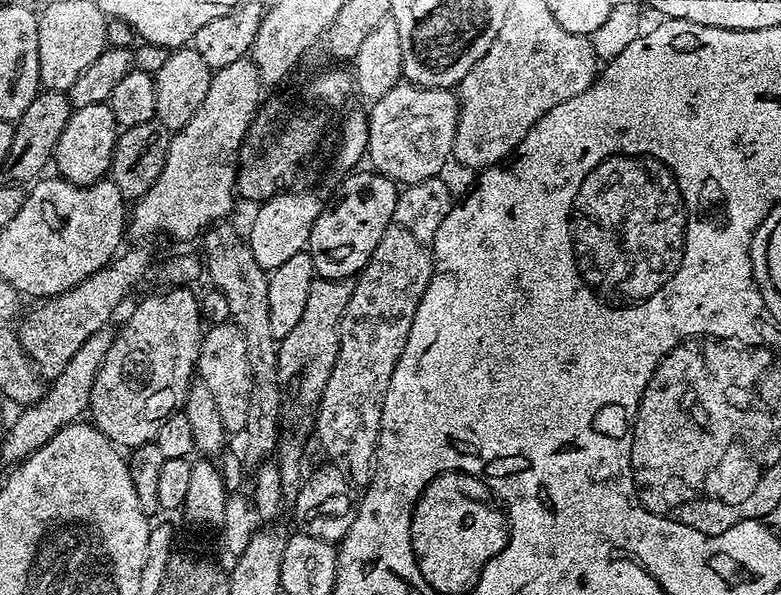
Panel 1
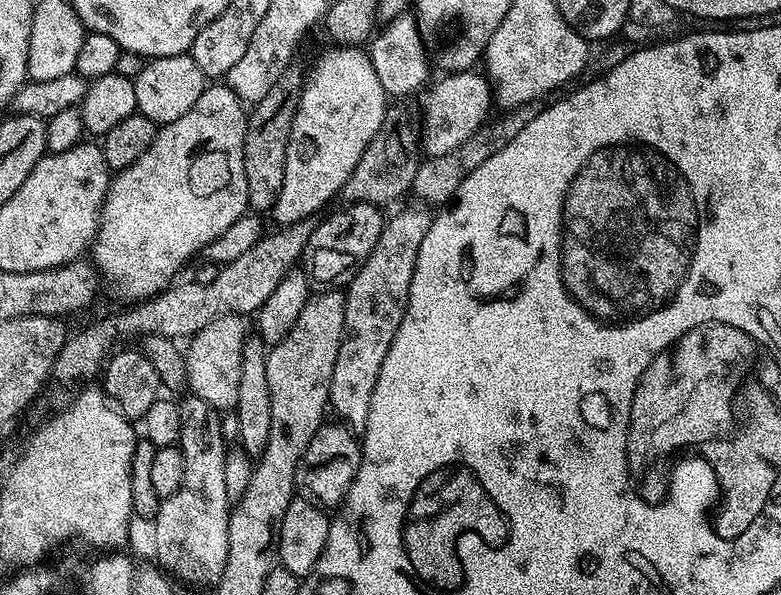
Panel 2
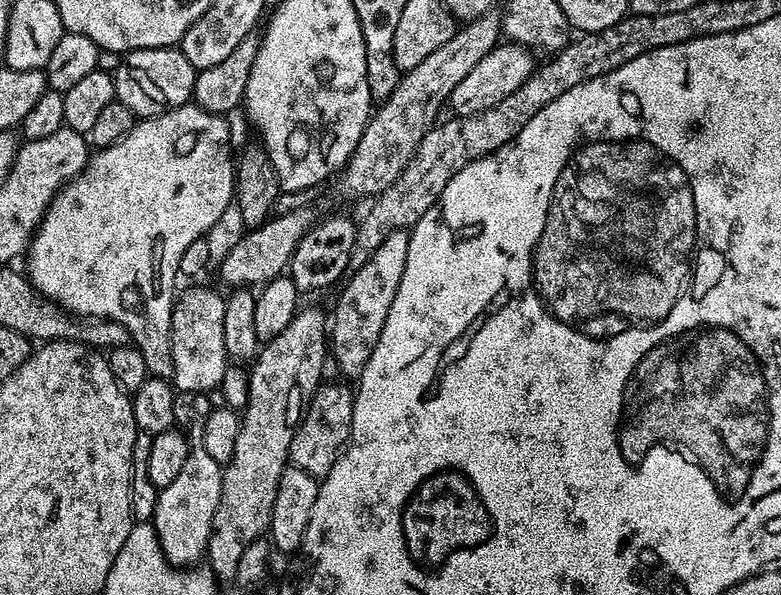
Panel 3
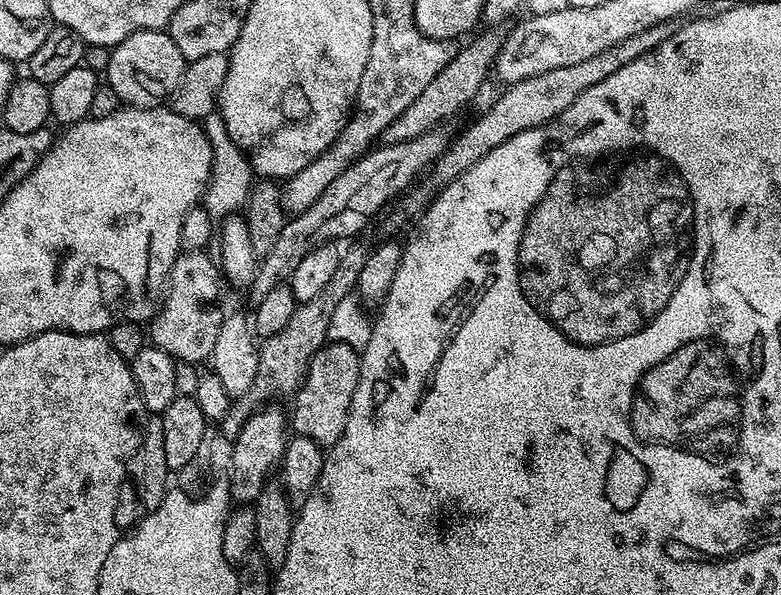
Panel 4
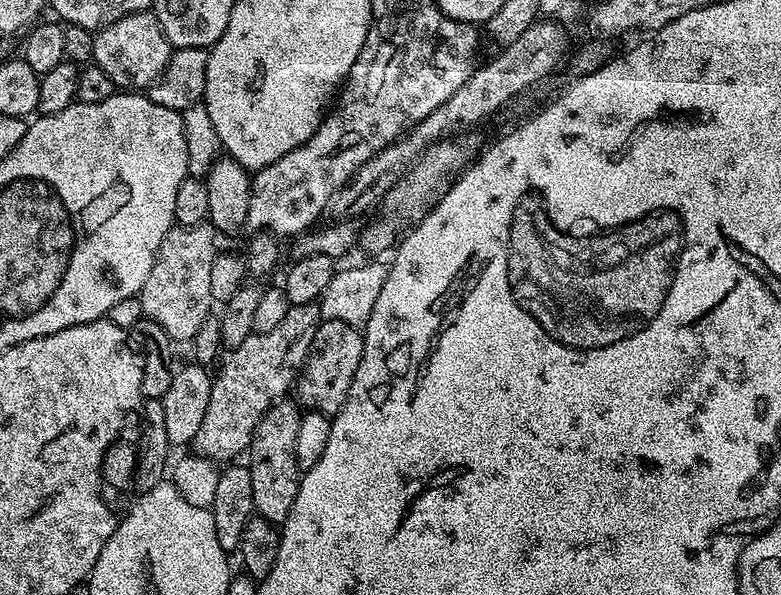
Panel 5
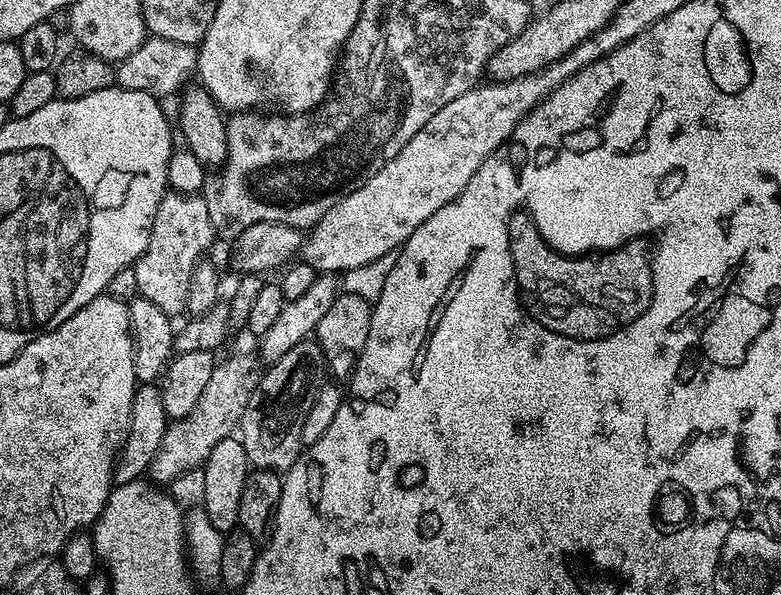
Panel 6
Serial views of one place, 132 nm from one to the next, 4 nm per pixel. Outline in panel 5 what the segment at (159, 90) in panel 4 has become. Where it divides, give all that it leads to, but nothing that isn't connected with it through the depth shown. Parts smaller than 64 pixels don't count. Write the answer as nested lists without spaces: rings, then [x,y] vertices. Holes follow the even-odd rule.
[[[155,11],[135,12],[99,29],[92,40],[95,67],[101,68],[120,90],[147,90],[164,73],[174,51],[162,34]]]

